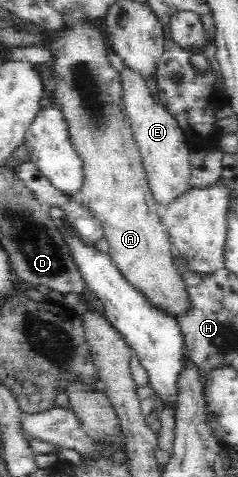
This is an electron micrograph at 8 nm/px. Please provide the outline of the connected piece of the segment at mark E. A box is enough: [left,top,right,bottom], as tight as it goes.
[120,66,192,209]

